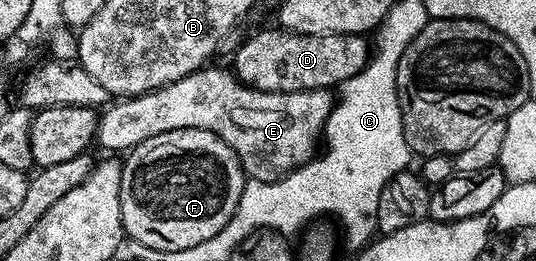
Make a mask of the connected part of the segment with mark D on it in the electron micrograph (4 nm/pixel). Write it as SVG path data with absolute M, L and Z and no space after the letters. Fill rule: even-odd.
M283 29L275 30L250 36L232 59L236 78L255 91L335 88L357 75L370 58L370 43L364 35L294 35Z

